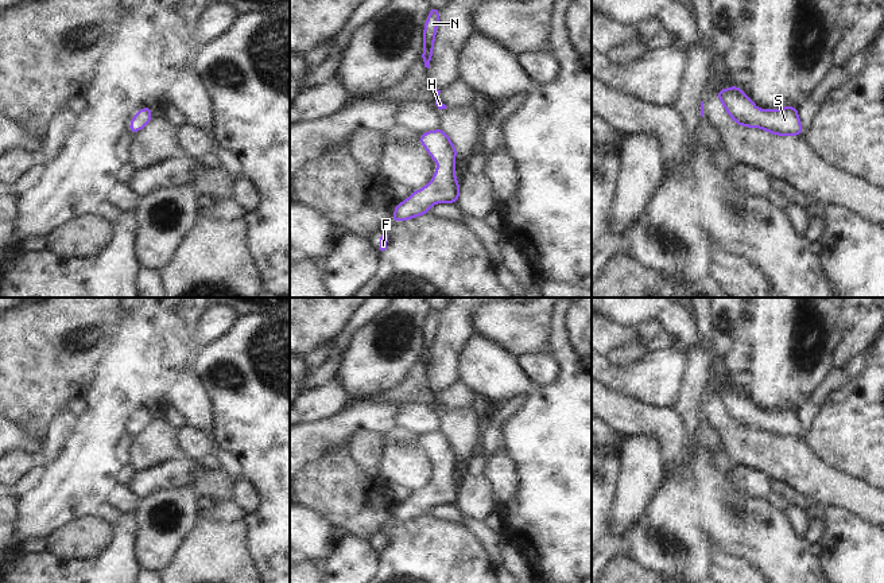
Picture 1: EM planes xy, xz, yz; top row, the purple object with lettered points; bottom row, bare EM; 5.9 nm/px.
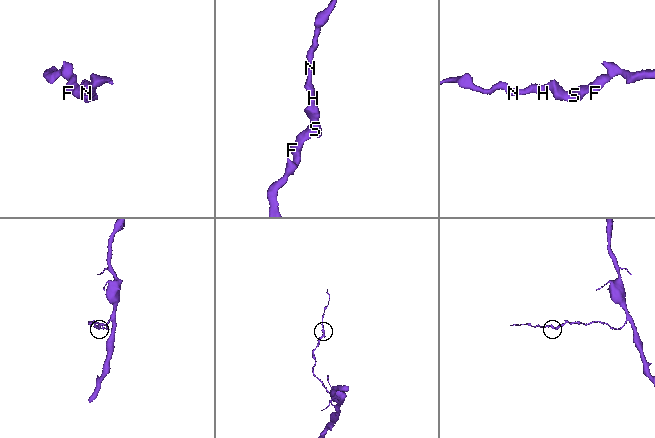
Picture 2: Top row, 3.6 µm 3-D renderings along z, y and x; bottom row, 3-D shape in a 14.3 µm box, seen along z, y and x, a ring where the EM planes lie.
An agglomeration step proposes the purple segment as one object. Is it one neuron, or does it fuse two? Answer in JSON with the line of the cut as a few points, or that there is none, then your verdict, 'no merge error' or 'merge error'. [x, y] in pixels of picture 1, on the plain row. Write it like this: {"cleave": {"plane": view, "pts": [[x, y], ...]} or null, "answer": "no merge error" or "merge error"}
{"cleave": null, "answer": "no merge error"}

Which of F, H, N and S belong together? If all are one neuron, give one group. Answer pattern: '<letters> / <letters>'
F H N S

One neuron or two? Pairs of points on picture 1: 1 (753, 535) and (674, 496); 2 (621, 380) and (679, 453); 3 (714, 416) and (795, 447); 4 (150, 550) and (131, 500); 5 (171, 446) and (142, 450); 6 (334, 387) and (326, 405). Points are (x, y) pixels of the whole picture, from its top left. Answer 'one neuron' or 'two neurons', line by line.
1: one neuron
2: two neurons
3: one neuron
4: two neurons
5: one neuron
6: one neuron

